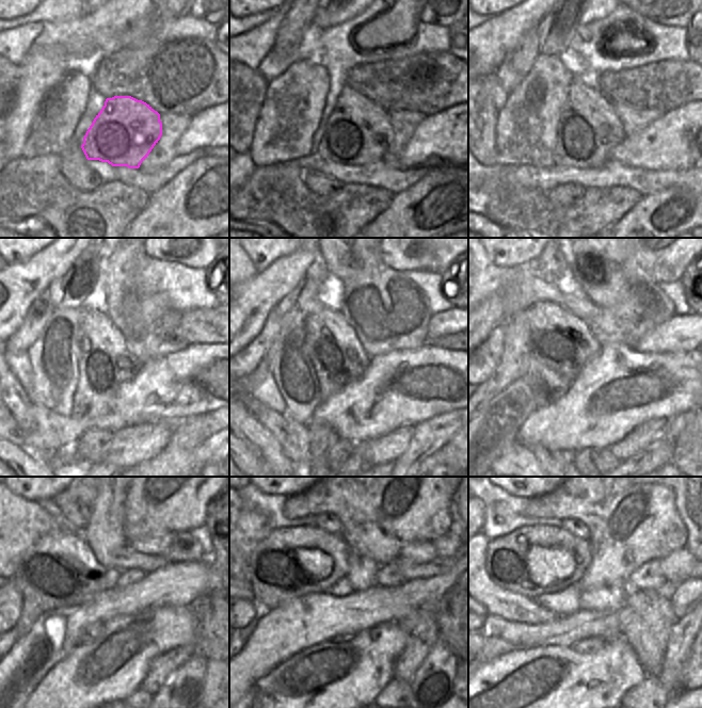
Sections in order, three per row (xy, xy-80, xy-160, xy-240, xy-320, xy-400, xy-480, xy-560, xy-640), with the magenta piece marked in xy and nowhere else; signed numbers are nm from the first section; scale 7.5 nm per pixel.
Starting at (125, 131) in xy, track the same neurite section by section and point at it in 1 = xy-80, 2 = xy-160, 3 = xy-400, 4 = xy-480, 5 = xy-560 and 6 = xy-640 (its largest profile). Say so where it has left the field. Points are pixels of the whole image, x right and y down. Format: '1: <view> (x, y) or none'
1: xy-80 (359, 131)
2: xy-160 (589, 127)
3: xy-400 (556, 338)
4: xy-480 (61, 569)
5: xy-560 (291, 562)
6: xy-640 (531, 561)

